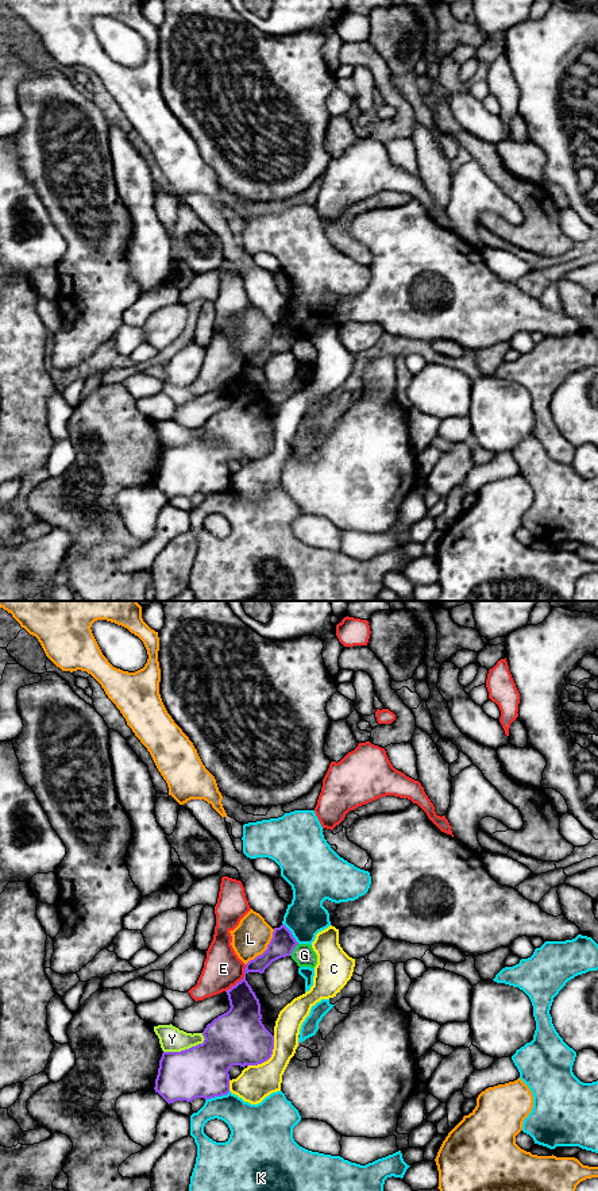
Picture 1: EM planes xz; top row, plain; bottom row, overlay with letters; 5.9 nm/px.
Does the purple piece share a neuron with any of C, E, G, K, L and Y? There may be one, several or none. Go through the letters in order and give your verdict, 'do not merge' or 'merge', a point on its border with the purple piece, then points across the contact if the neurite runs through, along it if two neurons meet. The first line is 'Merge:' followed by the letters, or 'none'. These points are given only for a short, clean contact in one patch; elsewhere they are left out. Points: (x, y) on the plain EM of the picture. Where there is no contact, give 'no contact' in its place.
Merge: none
C: do not merge | xz (269, 453)
E: do not merge | xz (242, 374)
G: do not merge | xz (293, 343) | along xz (298, 339), (289, 350)
K: do not merge | xz (218, 490)
L: do not merge | xz (266, 345) | along xz (274, 324), (267, 342), (246, 359)
Y: do not merge | xz (185, 444)

